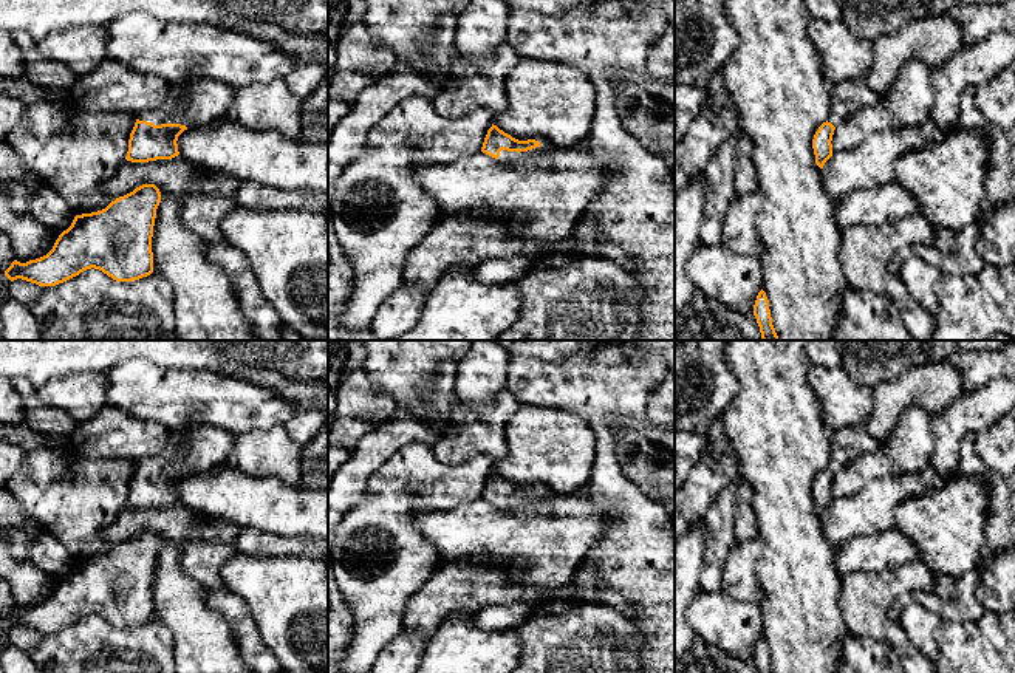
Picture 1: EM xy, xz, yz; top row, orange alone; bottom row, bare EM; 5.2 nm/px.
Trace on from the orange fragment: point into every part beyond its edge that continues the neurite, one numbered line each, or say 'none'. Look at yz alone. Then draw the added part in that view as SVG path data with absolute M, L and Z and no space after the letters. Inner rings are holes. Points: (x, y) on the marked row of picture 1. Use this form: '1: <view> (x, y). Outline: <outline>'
1: yz (848, 96). Outline: M843 80L832 85L828 122L834 127L857 110L880 102L885 94L873 91L859 80Z

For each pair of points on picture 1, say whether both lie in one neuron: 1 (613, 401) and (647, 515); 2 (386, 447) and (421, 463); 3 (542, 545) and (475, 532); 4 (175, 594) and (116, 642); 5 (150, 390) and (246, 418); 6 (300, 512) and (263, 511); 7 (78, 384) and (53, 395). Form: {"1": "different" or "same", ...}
{"1": "same", "2": "different", "3": "same", "4": "different", "5": "same", "6": "same", "7": "same"}

